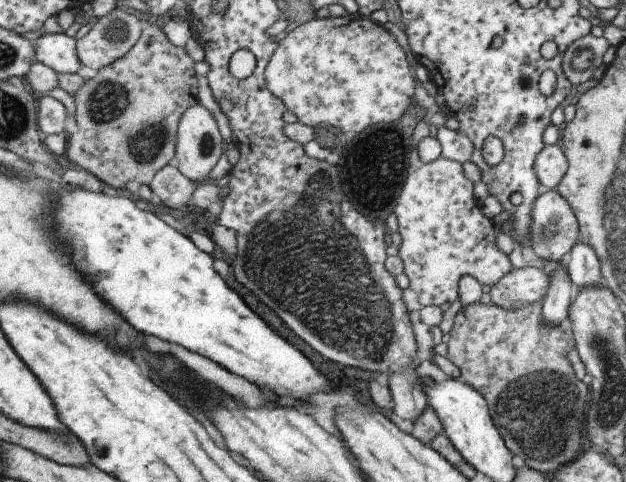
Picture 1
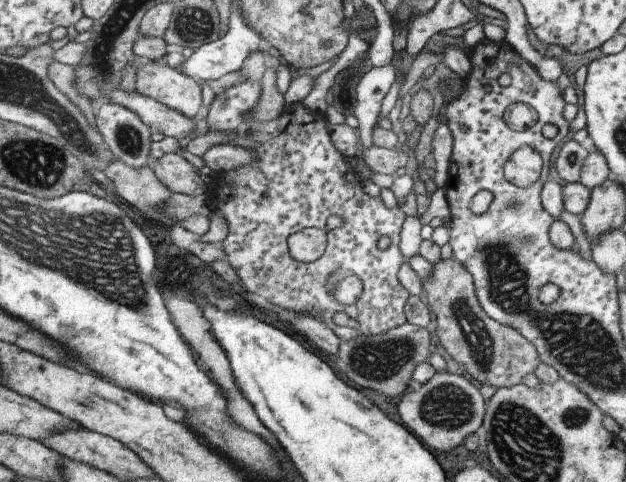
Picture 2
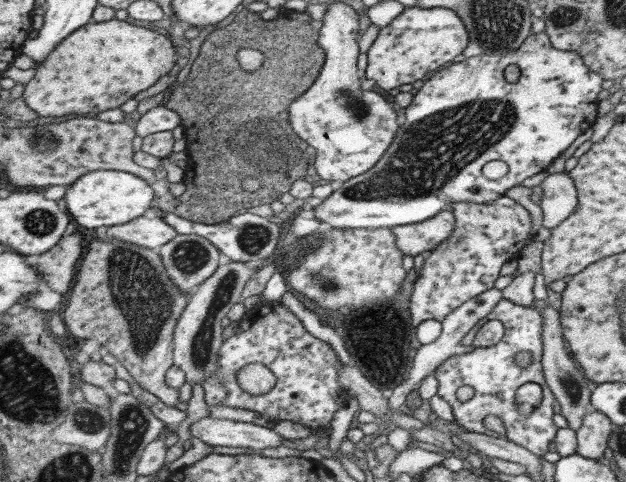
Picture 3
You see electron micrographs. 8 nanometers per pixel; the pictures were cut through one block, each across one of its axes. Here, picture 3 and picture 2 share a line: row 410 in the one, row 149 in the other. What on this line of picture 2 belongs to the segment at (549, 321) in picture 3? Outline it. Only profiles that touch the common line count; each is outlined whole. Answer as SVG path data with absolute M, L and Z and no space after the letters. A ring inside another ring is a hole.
M567 138L567 142L561 144L553 164L558 177L565 183L577 183L583 160L587 158L587 154L581 144Z

